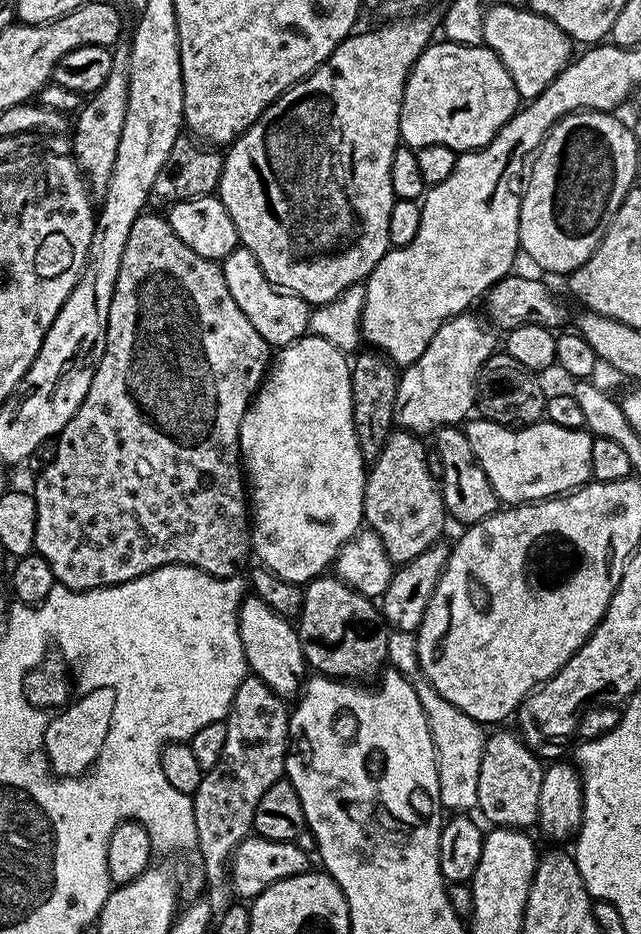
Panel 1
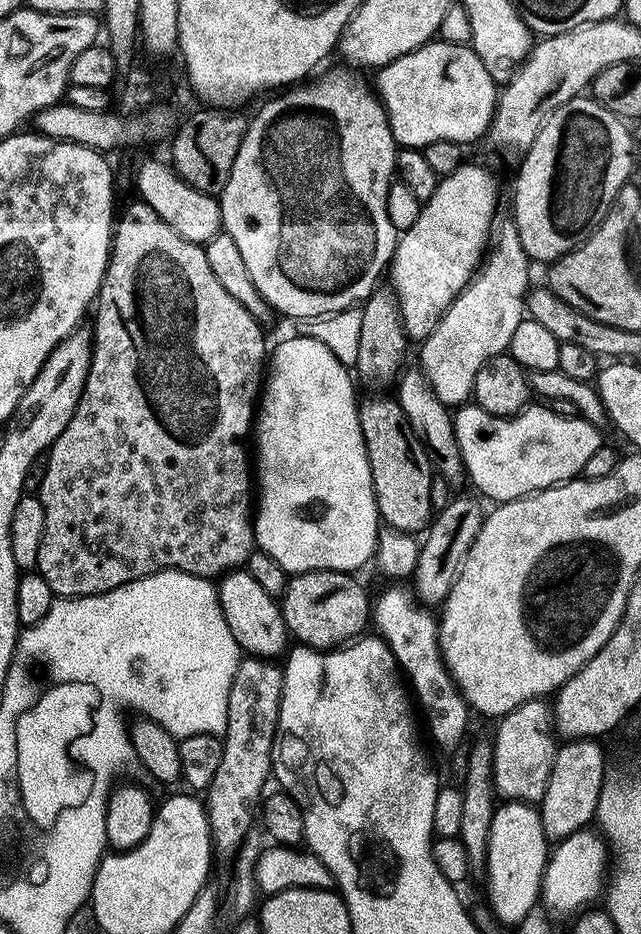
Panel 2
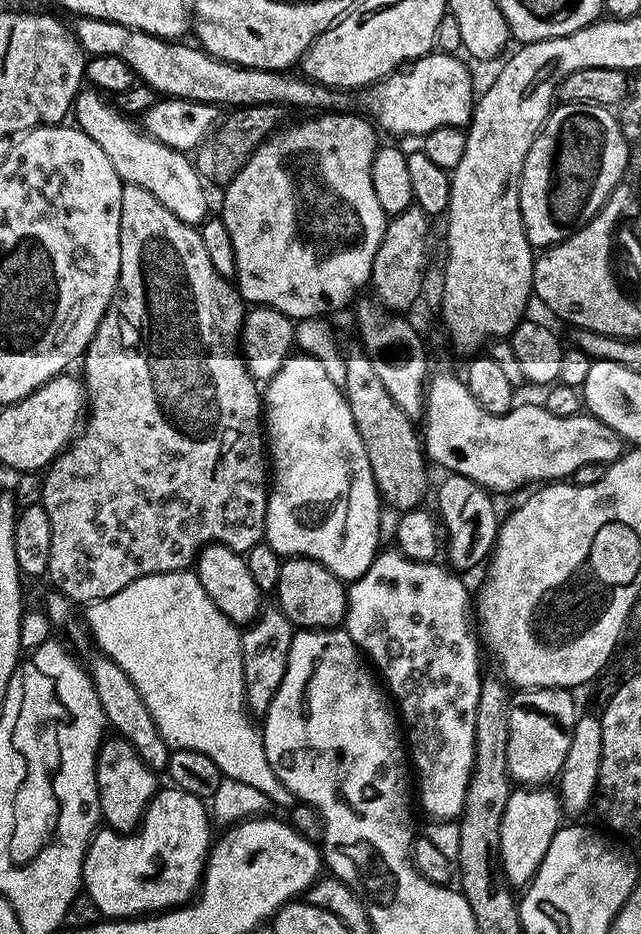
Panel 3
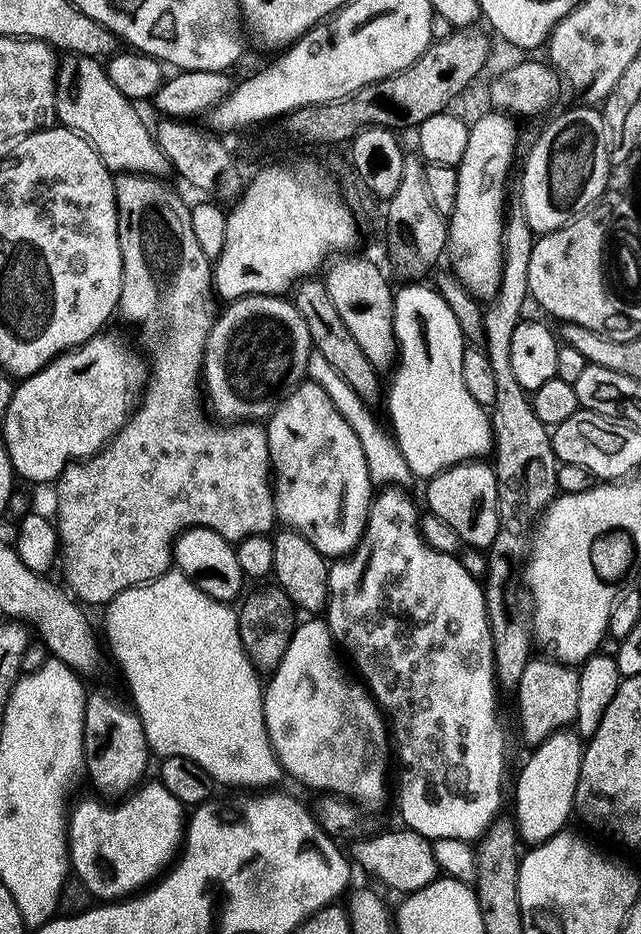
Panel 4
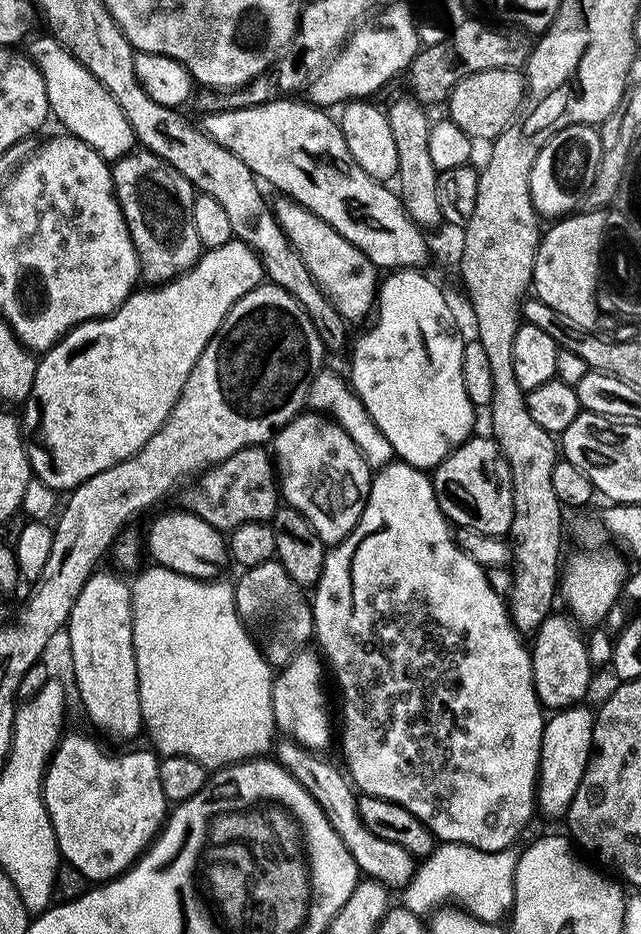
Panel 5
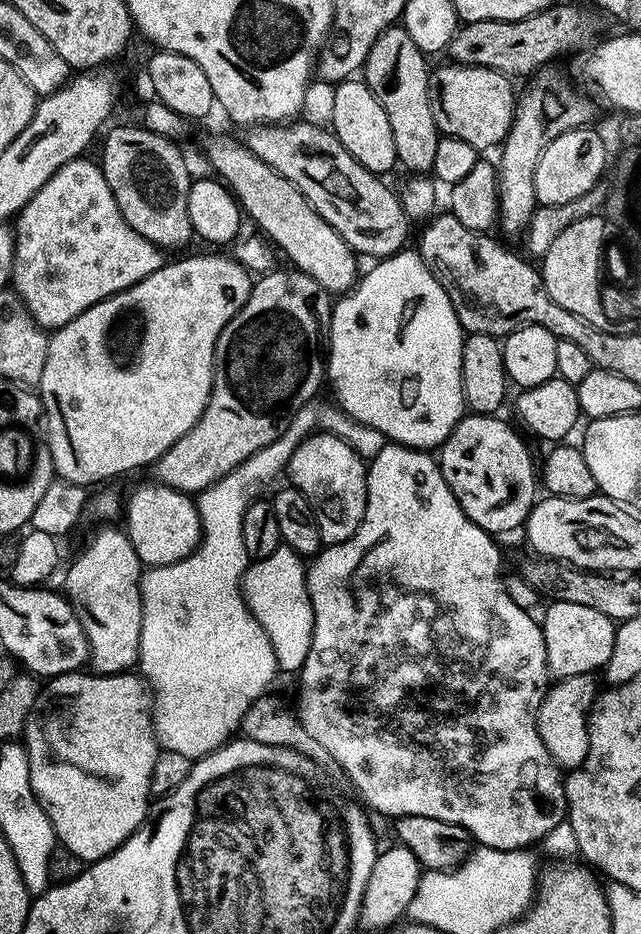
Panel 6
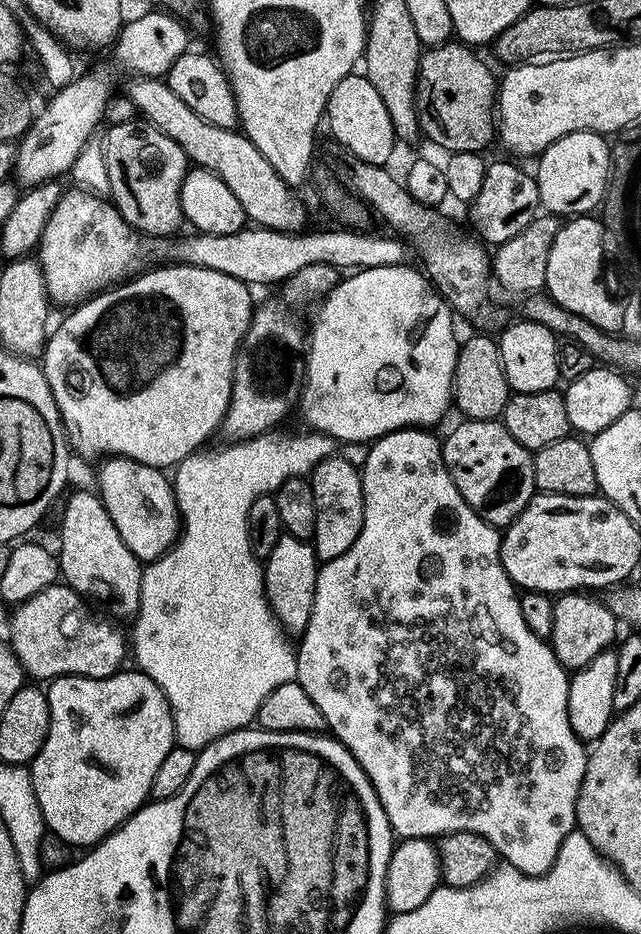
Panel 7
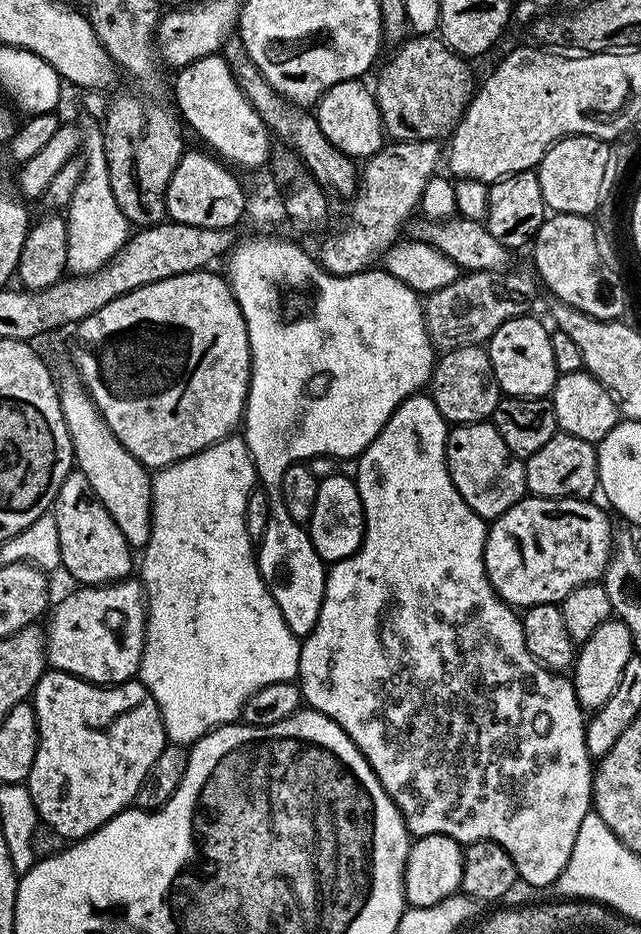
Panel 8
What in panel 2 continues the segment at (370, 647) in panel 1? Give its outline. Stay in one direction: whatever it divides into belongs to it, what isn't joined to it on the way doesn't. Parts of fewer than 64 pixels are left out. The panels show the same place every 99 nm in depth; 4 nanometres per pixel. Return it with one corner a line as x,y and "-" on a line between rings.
321,570
298,572
289,579
280,600
280,611
289,633
297,643
309,648
330,650
335,644
349,641
365,631
372,604
356,578
347,572

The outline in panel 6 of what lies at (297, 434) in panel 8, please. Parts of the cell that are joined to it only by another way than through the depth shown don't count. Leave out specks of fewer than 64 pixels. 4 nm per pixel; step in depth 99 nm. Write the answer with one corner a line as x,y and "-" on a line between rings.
401,250
396,253
395,256
389,256
387,258
381,259
379,262
373,263
376,264
372,269
369,270
368,273
361,275
359,277
358,283
355,288
352,289
351,292
341,295
339,297
340,300
336,304
336,309
332,312
332,329
327,329
326,332
326,376
329,381
336,380
336,397
334,397
335,403
347,416
353,416
355,420
358,422
362,422
363,424
370,425
371,428
376,428
383,434
385,438
389,441
395,442
397,444
403,444
406,448
415,448
417,450
436,450
439,449
440,445
444,443
445,440
448,439
448,435
456,429
456,424
460,419
465,415
466,405
464,402
464,391
462,390
462,346
464,345
464,337
466,335
464,327
460,324
460,319
456,316
456,310
454,307
453,297
448,297
448,292
443,288
442,285
436,281
436,276
431,267
426,263
423,256
420,255
419,251
412,250
412,252
408,252
409,250

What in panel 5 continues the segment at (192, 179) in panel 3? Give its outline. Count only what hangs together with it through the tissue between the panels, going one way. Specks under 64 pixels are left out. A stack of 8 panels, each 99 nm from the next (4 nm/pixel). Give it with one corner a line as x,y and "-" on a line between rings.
51,34
43,35
33,35
27,41
27,44
29,44
26,52
29,57
35,59
42,78
46,82
46,98
51,115
55,119
57,116
68,127
65,129
71,135
78,137
82,142
86,142
102,159
109,162
121,160
122,157
133,151
138,144
126,114
122,114
122,106
118,106
118,102
108,93
106,86
102,86
102,82
98,82
98,78
94,78
94,74
90,74
90,70
86,70
86,66
82,66
82,62
78,62
78,58
74,58
67,48
63,48
55,36

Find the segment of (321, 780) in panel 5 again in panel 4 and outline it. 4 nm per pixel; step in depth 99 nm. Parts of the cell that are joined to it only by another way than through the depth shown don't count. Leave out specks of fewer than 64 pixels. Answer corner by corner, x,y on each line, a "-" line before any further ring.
401,827
400,832
384,832
373,840
360,840
350,851
351,859
364,872
369,872
376,880
381,880
388,888
399,894
417,892
430,886
441,875
438,860
434,858
432,841
413,828

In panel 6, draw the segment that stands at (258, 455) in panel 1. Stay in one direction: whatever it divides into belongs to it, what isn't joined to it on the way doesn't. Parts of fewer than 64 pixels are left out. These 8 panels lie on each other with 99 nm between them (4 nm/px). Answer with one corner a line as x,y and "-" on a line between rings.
318,432
300,441
288,459
286,476
292,479
289,480
291,487
304,495
304,504
310,509
310,515
315,520
320,539
325,545
343,544
354,534
354,530
358,530
366,510
368,474
365,461
360,459
360,455
350,445
342,442
342,438
333,436
331,432

